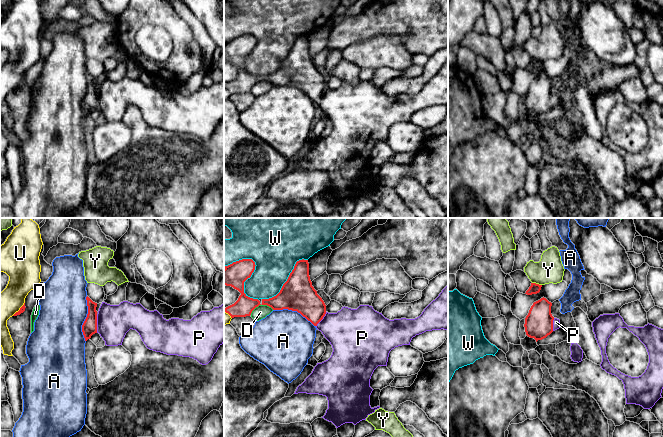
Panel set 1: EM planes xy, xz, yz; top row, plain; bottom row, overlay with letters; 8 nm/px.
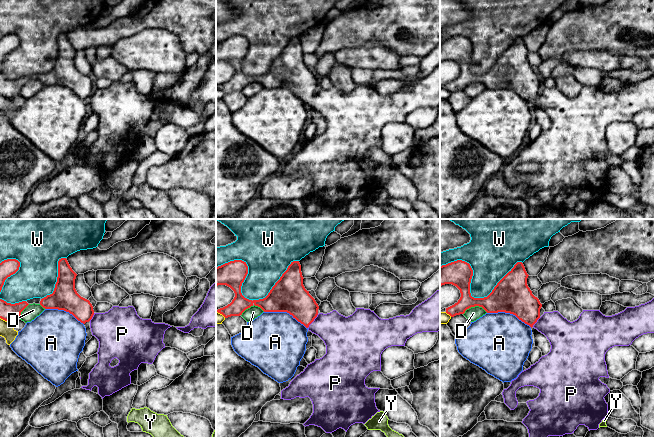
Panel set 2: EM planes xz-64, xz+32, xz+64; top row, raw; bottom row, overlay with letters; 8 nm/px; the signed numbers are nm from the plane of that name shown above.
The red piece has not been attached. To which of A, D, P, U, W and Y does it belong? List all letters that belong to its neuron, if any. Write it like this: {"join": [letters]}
{"join": ["P"]}

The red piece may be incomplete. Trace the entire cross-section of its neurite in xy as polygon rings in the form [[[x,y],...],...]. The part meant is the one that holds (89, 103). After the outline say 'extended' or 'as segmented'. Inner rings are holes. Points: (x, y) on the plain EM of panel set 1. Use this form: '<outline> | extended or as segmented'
[[[88,72],[86,73],[88,90],[82,101],[82,108],[85,117],[91,114],[95,109],[99,109],[105,117],[107,122],[122,121],[126,109],[130,106],[136,106],[146,123],[150,126],[161,128],[167,131],[178,131],[183,133],[190,133],[197,136],[200,140],[208,140],[218,124],[224,119],[224,80],[219,83],[214,83],[210,87],[201,87],[191,96],[183,96],[179,94],[171,94],[166,96],[163,91],[157,86],[149,87],[145,85],[140,79],[130,79],[123,77],[119,81],[110,81],[102,78],[99,87],[96,87],[97,79],[93,78]]] | extended

